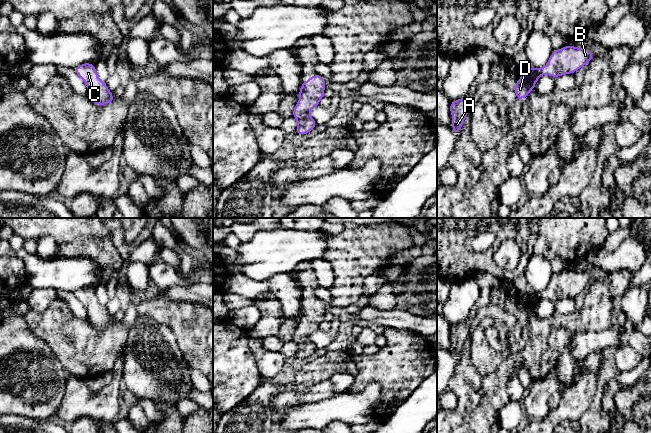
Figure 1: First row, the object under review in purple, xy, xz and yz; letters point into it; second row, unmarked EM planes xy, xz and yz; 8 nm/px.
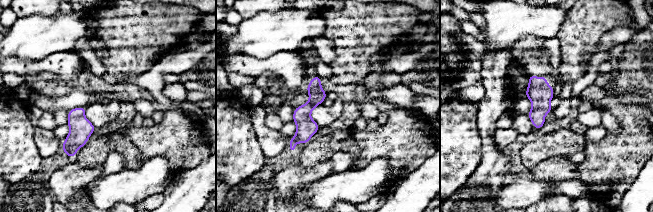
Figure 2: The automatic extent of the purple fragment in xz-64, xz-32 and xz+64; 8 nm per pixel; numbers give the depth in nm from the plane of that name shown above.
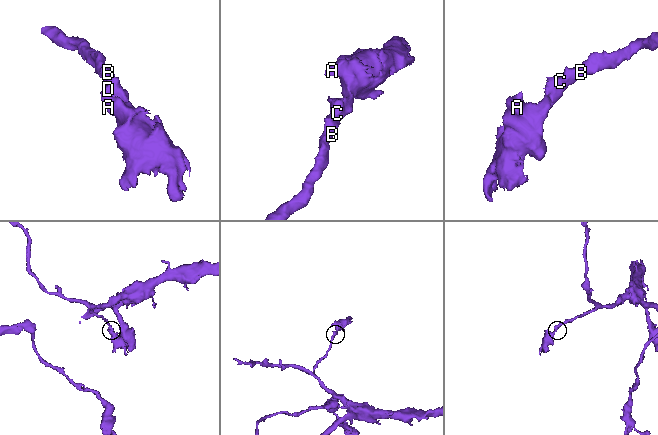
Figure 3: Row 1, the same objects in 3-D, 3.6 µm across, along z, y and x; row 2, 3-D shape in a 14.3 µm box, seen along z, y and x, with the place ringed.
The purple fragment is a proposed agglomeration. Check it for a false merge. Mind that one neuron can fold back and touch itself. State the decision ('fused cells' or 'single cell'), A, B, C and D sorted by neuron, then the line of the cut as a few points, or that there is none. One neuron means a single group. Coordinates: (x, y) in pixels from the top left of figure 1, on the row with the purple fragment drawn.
single cell; A B C D; no cut

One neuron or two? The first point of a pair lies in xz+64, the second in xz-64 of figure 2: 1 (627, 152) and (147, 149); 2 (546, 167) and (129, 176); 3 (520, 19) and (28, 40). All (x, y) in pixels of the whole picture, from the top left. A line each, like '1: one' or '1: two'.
1: one
2: two
3: one

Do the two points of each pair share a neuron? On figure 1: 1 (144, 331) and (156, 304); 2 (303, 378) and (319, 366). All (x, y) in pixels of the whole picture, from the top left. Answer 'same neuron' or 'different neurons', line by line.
1: different neurons
2: same neuron

